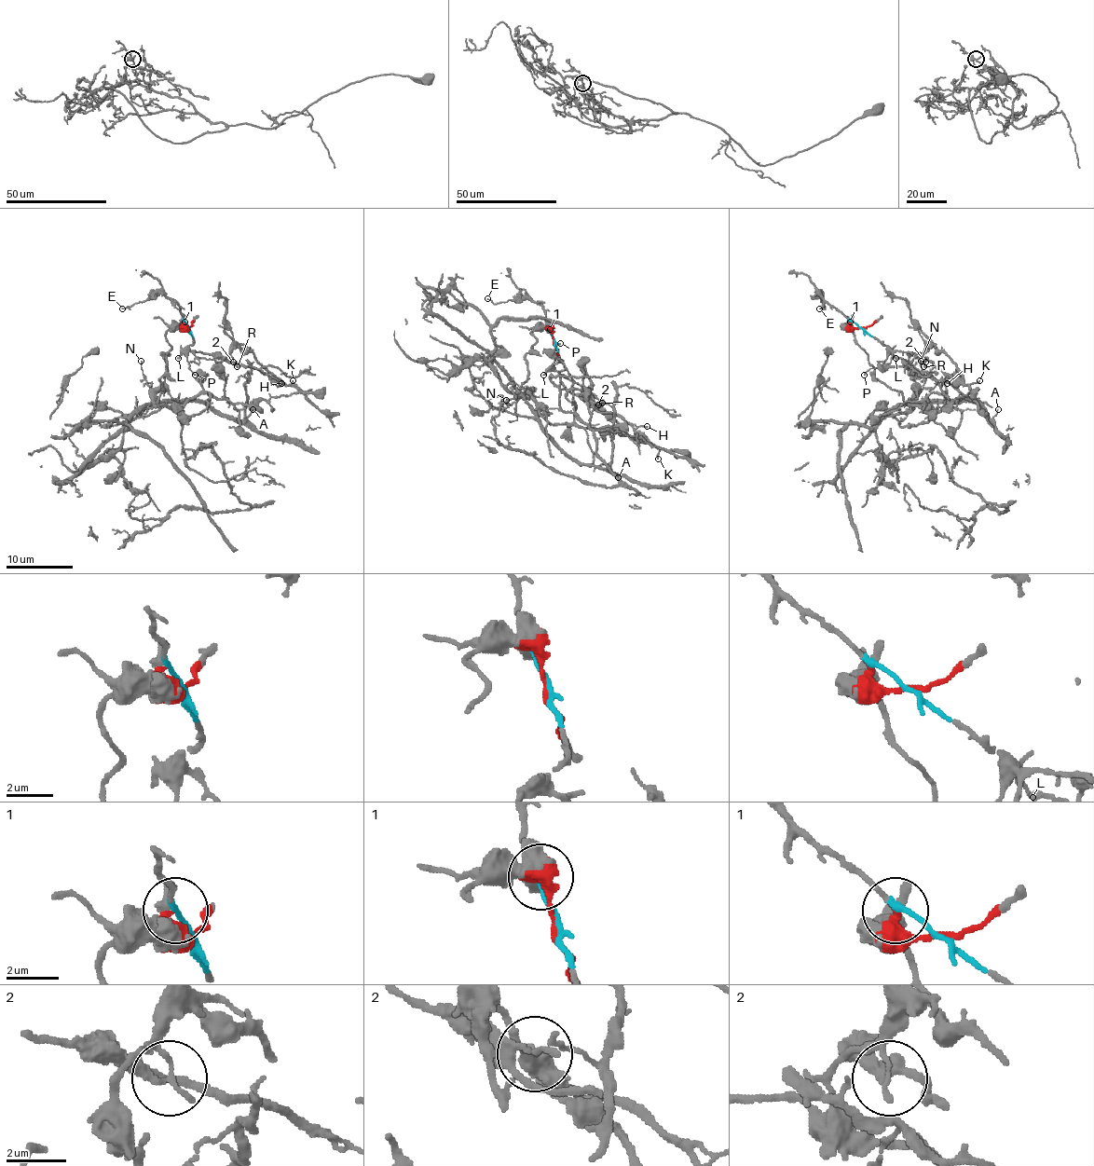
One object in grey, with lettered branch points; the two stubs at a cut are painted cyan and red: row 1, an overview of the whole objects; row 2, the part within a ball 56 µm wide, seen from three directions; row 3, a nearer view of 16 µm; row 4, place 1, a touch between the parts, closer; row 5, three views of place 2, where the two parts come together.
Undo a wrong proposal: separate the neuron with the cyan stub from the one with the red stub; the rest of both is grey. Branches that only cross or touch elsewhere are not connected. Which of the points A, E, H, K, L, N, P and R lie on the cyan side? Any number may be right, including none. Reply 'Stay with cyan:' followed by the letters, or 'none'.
Stay with cyan: E, H, K, L, P

